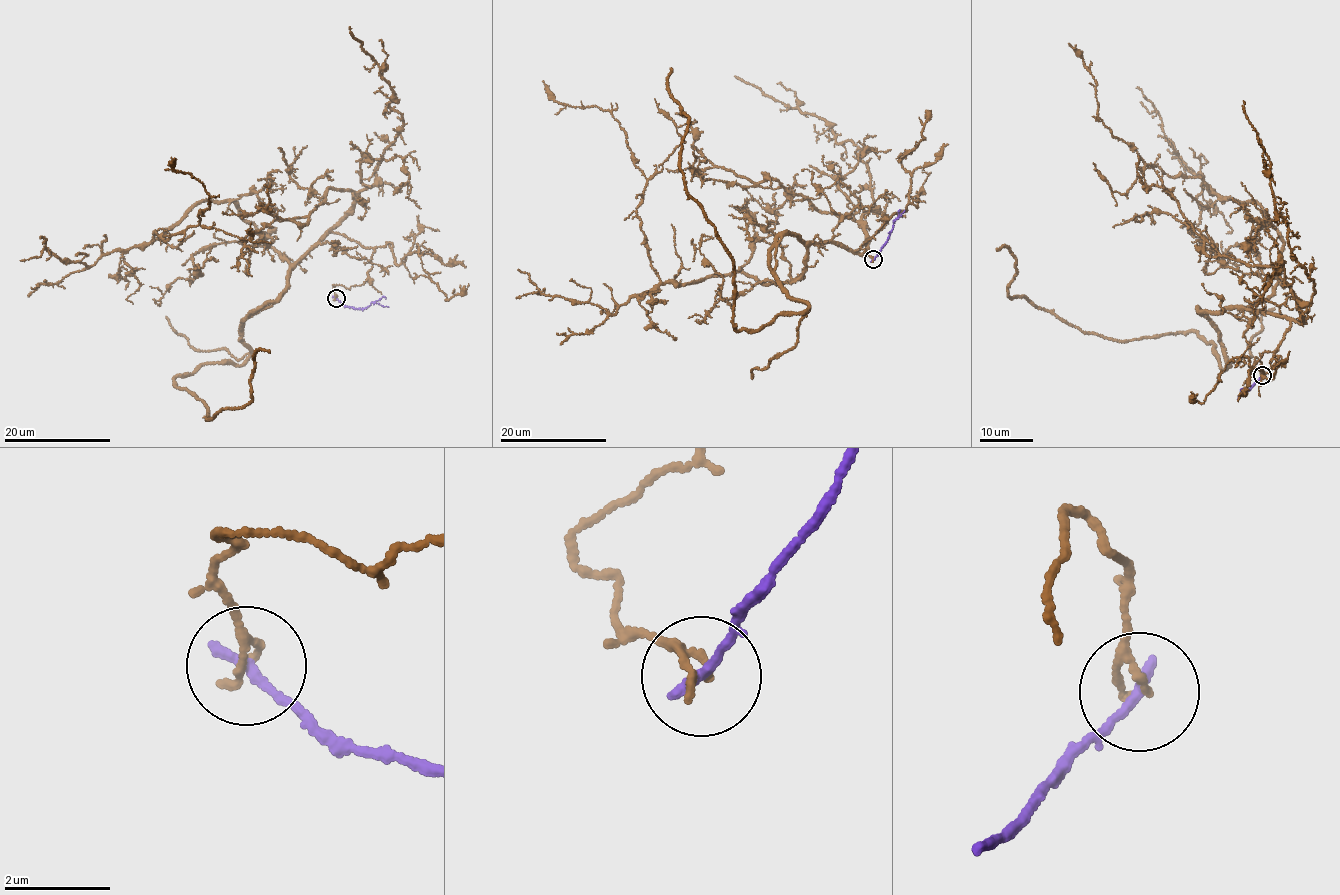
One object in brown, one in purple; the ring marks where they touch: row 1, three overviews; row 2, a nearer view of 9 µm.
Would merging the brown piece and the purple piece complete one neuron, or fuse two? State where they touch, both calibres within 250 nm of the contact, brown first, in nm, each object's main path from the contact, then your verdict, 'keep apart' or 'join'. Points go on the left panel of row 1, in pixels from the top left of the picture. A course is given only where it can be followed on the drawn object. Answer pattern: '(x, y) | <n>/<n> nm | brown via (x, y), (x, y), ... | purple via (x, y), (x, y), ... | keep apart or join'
(336, 298) | 80/200 nm | brown via (337, 297), (374, 250), (327, 232), (244, 321), (251, 355), (174, 380), (211, 420), (249, 402), (270, 351) | purple via (336, 298), (344, 305), (360, 309), (372, 302), (388, 307) | keep apart

